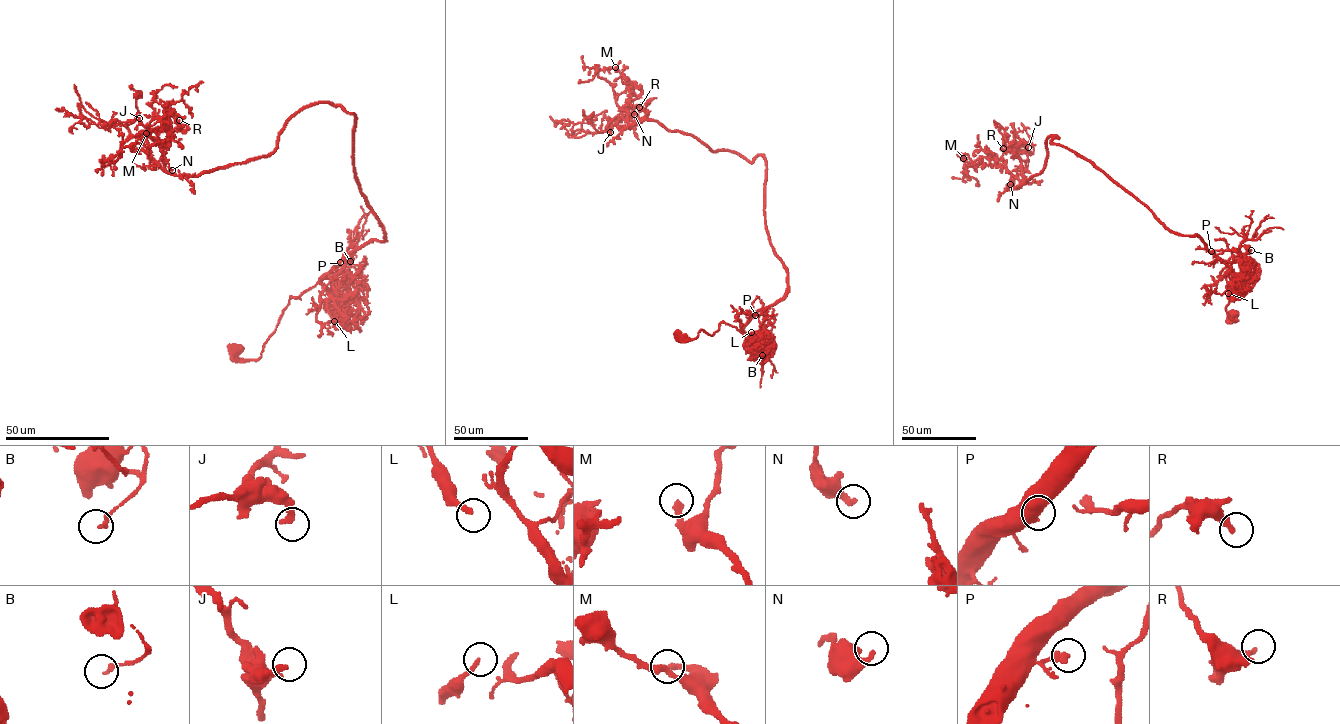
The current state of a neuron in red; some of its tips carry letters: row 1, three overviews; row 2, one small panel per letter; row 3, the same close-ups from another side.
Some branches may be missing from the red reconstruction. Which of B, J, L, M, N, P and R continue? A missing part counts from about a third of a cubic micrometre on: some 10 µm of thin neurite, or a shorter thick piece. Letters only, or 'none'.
none

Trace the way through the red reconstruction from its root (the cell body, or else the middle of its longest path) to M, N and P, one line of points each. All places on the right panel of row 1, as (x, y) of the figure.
M: (1231, 314), (1226, 265), (1202, 240), (1171, 232), (1056, 136), (1043, 169), (1017, 188), (1004, 167), (963, 158)
N: (1231, 314), (1226, 265), (1202, 240), (1171, 232), (1056, 136), (1043, 169), (1010, 184)
P: (1231, 314), (1235, 321), (1226, 309), (1231, 289), (1226, 278), (1218, 276), (1226, 265), (1211, 251)

